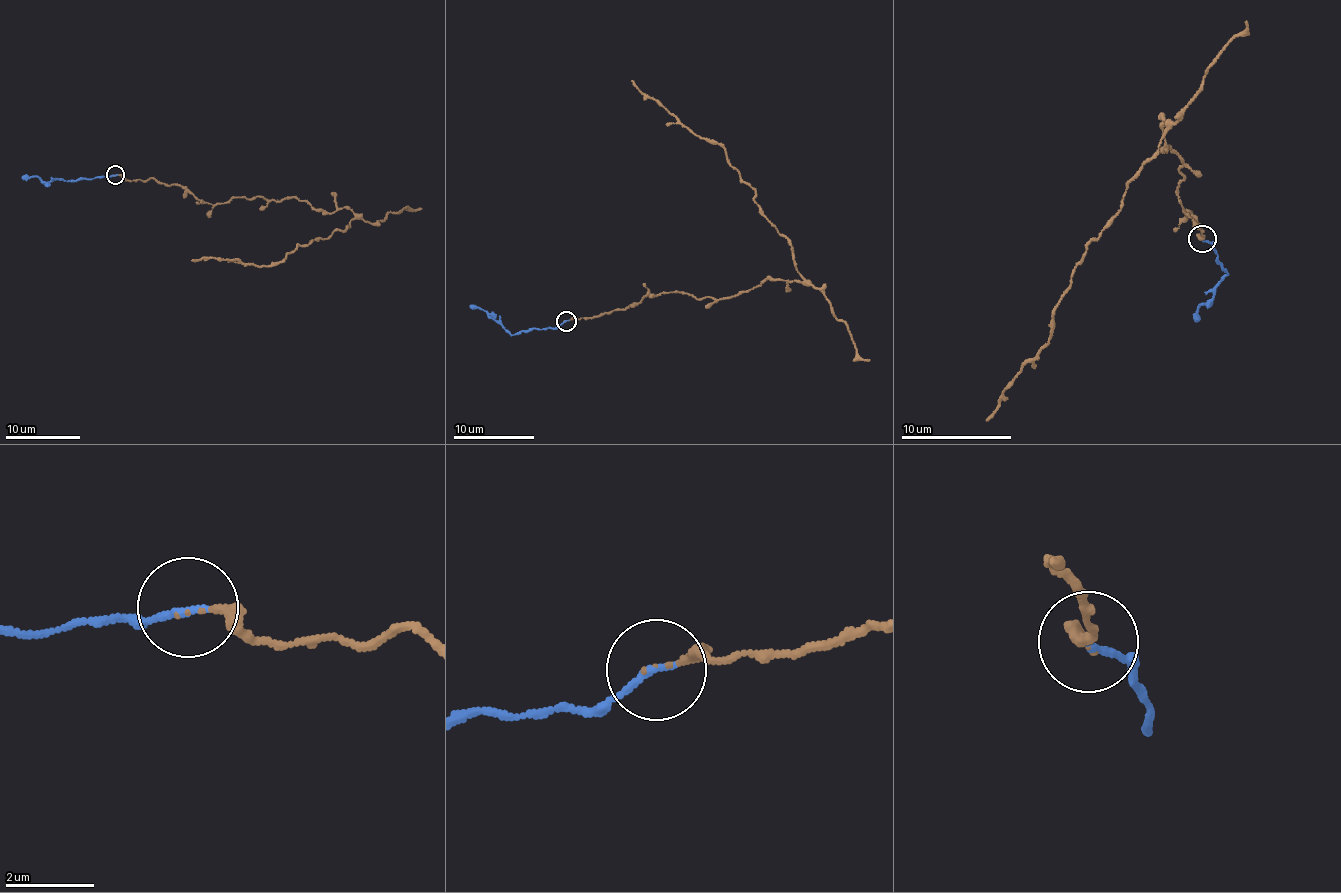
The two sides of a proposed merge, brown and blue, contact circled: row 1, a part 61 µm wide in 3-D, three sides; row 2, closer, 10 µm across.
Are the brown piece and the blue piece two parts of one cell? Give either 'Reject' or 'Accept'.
Accept

